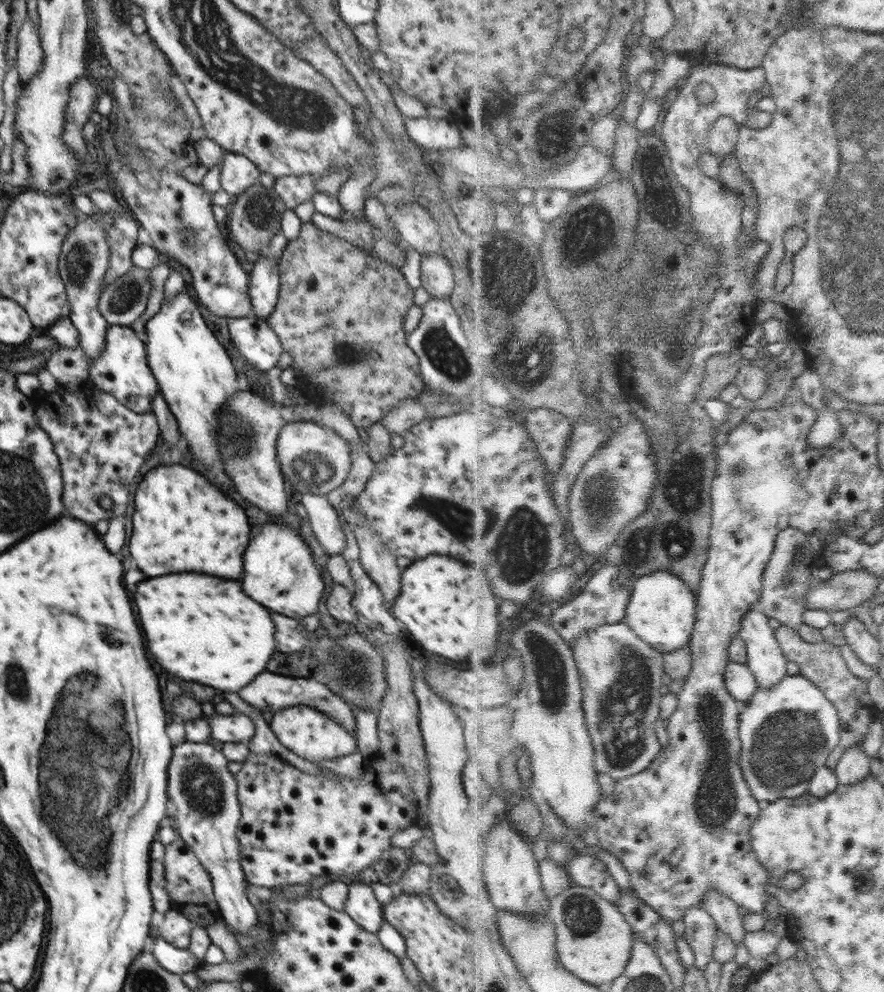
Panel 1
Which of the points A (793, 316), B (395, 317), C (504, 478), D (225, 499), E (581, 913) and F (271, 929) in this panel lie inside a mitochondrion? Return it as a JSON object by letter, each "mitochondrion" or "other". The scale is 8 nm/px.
{"A":"other","B":"other","C":"other","D":"other","E":"mitochondrion","F":"other"}

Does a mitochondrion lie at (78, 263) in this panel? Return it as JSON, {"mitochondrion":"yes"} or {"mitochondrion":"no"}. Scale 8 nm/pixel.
{"mitochondrion":"yes"}

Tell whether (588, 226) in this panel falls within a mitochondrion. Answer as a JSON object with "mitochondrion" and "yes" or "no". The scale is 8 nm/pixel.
{"mitochondrion":"yes"}

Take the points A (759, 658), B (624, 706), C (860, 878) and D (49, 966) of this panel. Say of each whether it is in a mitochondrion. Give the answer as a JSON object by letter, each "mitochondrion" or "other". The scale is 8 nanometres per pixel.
{"A":"other","B":"mitochondrion","C":"mitochondrion","D":"other"}

